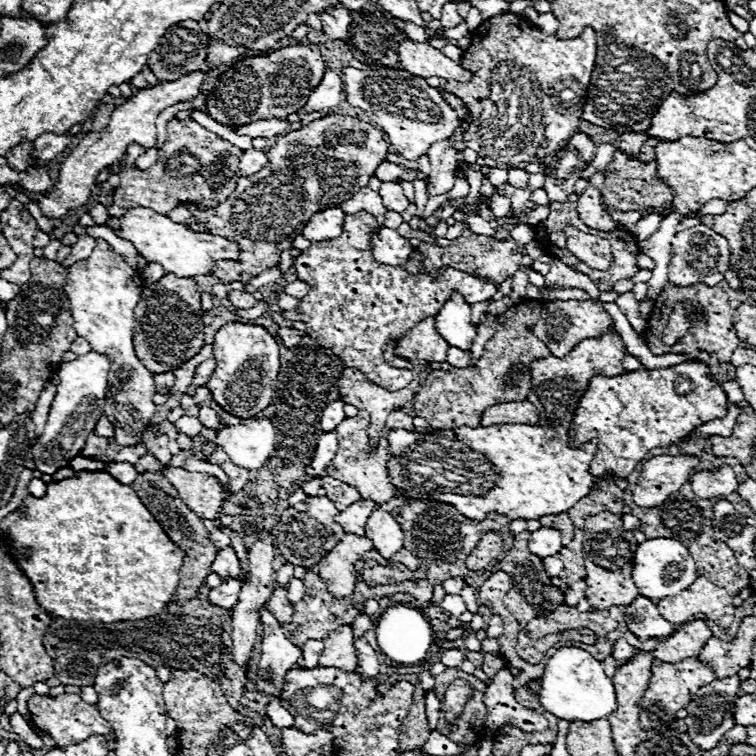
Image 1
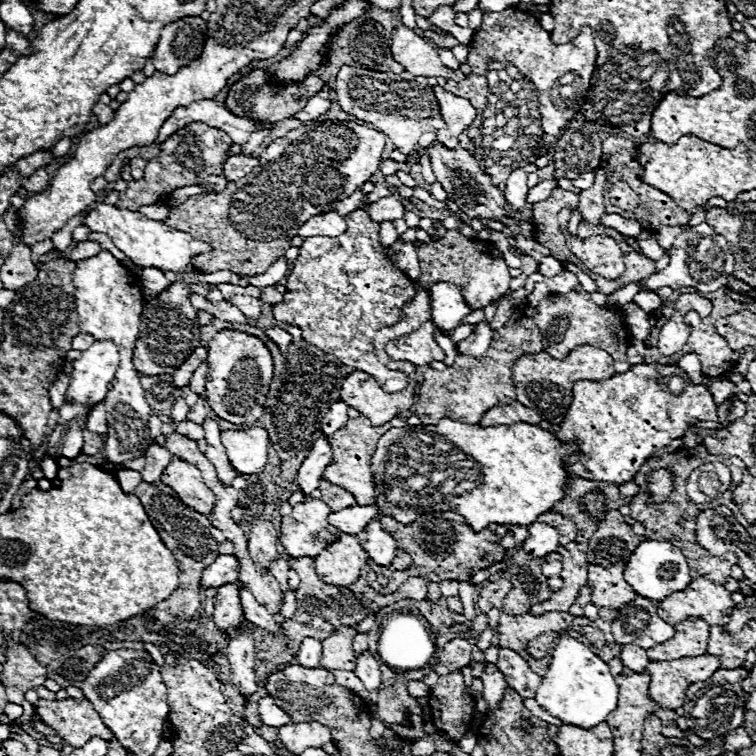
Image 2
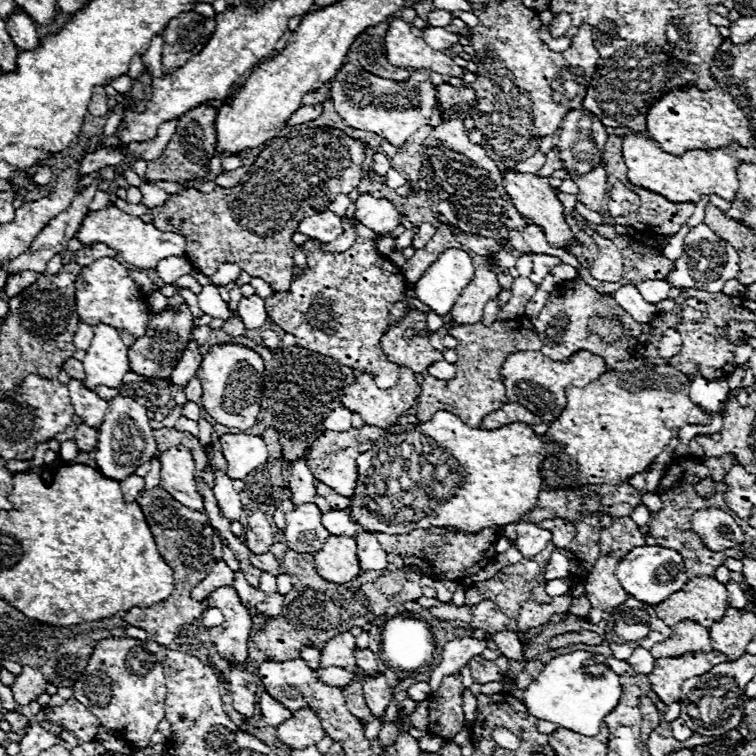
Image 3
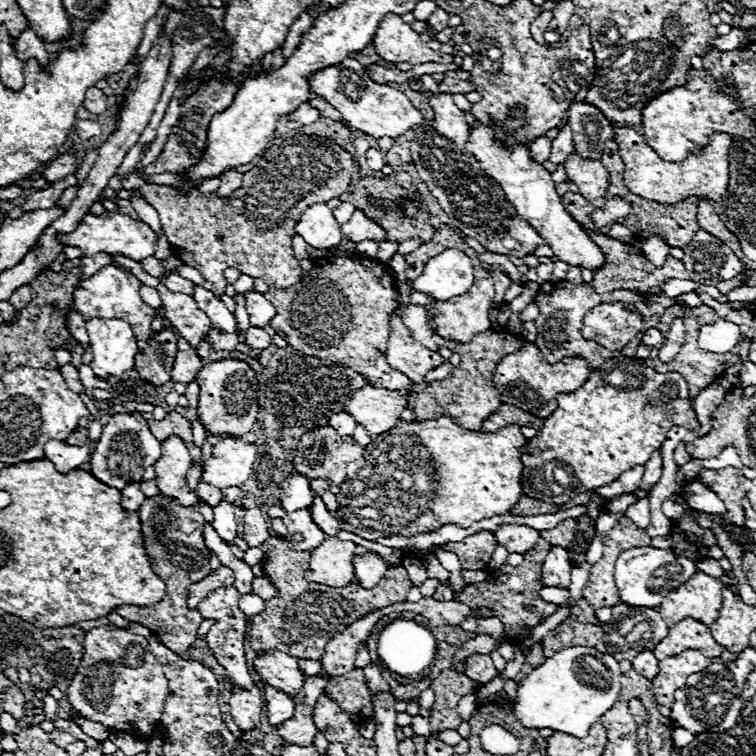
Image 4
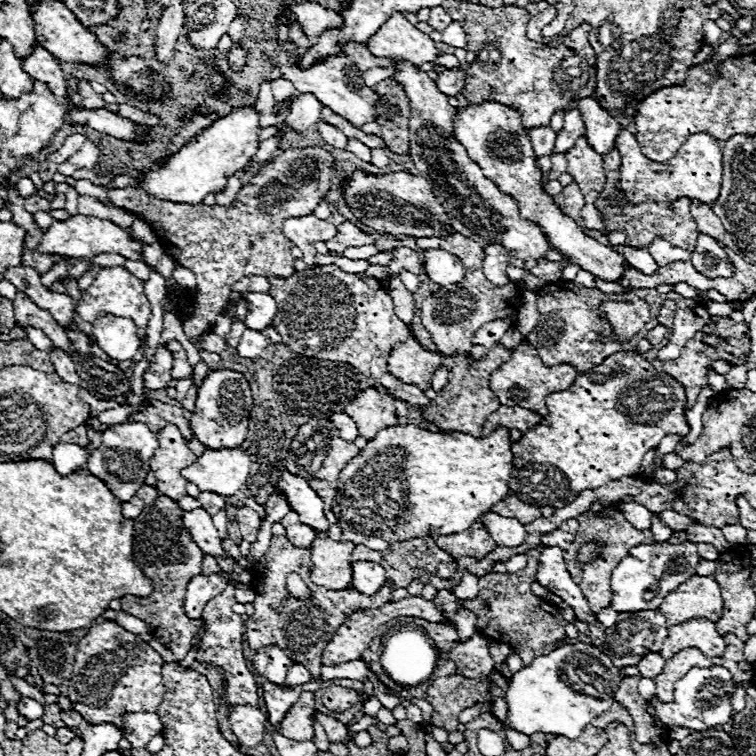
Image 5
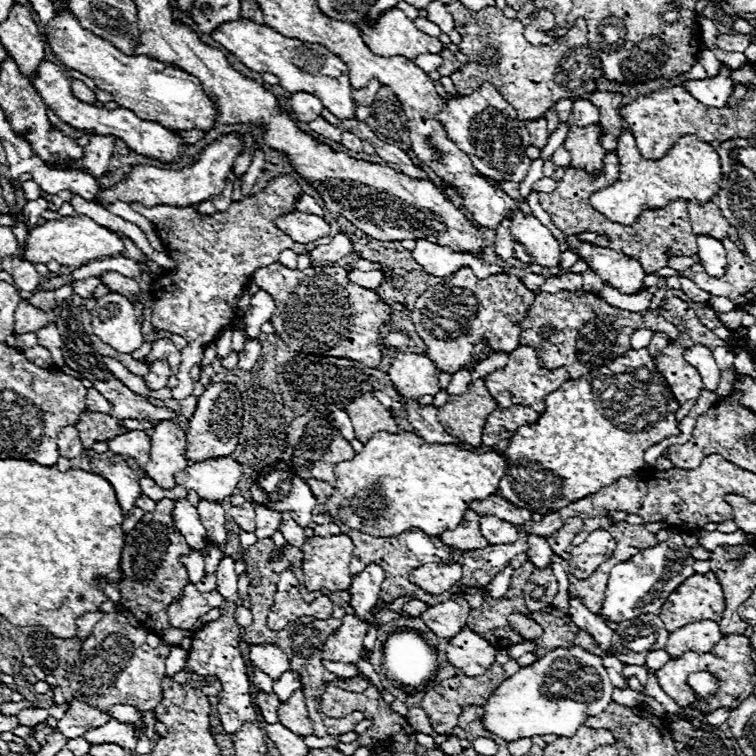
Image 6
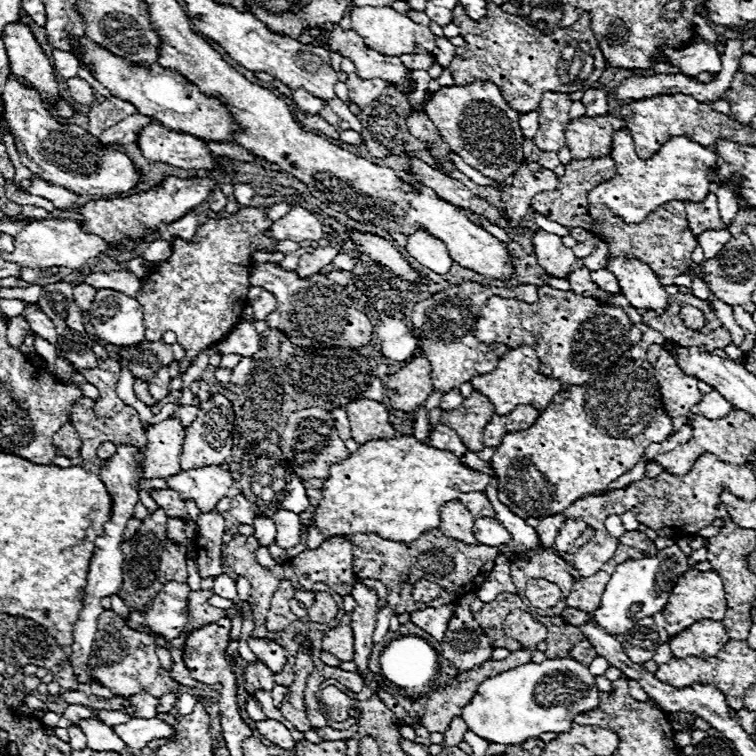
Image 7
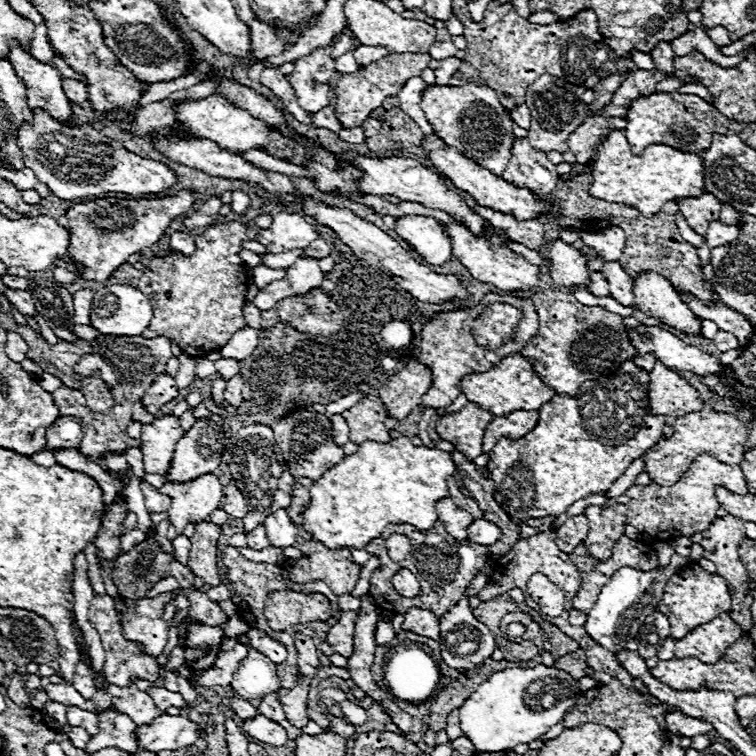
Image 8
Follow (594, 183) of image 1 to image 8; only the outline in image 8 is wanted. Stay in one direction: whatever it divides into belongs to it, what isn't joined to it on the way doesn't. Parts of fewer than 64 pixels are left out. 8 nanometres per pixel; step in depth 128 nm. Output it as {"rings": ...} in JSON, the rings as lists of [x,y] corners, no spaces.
{"rings":[[[590,116],[582,122],[582,126],[578,126],[578,130],[574,130],[574,134],[570,134],[570,150],[574,152],[576,156],[576,162],[578,164],[586,164],[594,158],[596,154],[596,146],[606,140],[606,136],[612,132],[612,130],[618,130],[618,128],[626,128],[626,120],[624,118],[596,118],[596,116]]]}

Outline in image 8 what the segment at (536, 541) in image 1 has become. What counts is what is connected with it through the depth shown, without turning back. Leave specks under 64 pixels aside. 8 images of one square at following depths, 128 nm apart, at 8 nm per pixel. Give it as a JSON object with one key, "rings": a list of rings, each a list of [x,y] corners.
{"rings":[[[480,518],[480,520],[474,520],[470,526],[468,526],[468,540],[470,542],[478,542],[482,546],[492,546],[494,542],[498,542],[500,538],[500,530],[496,524],[492,524],[490,520],[486,518]]]}

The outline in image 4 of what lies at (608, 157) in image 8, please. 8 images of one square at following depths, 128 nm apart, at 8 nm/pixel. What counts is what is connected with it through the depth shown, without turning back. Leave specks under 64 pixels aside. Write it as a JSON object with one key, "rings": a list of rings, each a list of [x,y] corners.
{"rings":[[[618,128],[614,136],[620,156],[624,160],[624,184],[632,194],[638,194],[648,200],[658,200],[662,204],[676,204],[680,200],[686,200],[690,196],[704,196],[710,200],[722,200],[726,198],[726,186],[728,186],[728,150],[734,140],[734,136],[718,132],[710,138],[710,144],[706,148],[694,150],[688,154],[682,162],[666,162],[662,160],[632,128]]]}

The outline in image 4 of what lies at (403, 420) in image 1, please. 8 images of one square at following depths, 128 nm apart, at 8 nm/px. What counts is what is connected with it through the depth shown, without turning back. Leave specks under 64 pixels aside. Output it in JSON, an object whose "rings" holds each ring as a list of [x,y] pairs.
{"rings":[[[324,426],[324,428],[318,428],[318,430],[312,430],[308,434],[304,434],[300,438],[300,450],[294,458],[294,468],[296,472],[308,476],[308,478],[322,478],[330,484],[330,488],[334,492],[340,490],[342,482],[346,480],[346,466],[360,458],[364,452],[364,446],[360,446],[358,442],[354,442],[352,436],[340,436],[334,428],[330,426]]]}

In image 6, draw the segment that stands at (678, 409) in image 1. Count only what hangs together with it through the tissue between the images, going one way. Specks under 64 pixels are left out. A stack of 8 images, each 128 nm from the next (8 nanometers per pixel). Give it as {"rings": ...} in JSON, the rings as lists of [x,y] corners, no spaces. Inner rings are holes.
{"rings":[[[646,348],[628,350],[622,358],[616,358],[608,366],[600,366],[598,382],[602,382],[598,394],[594,394],[594,382],[588,376],[564,382],[554,394],[544,398],[546,410],[540,414],[540,418],[534,424],[522,426],[510,438],[510,446],[504,452],[508,456],[506,476],[500,480],[500,494],[508,502],[540,514],[560,510],[578,498],[610,486],[622,476],[636,474],[640,468],[644,468],[644,452],[650,446],[680,434],[676,422],[676,410],[680,404]],[[630,422],[642,422],[642,430],[630,430]],[[508,470],[512,470],[514,482],[508,482]]]}

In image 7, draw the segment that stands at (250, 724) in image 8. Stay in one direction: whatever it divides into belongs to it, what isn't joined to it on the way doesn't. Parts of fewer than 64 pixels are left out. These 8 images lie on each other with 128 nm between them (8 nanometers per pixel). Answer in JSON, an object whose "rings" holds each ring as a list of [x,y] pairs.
{"rings":[[[268,718],[268,720],[262,720],[262,722],[256,722],[256,730],[258,730],[264,738],[268,738],[270,742],[274,742],[278,748],[294,750],[294,746],[296,746],[290,730],[288,730],[282,722],[278,722],[278,720]]]}

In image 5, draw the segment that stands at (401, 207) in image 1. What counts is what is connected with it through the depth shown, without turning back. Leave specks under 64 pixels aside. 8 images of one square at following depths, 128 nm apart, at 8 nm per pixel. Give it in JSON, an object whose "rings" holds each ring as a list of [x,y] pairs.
{"rings":[[[344,222],[338,226],[338,236],[332,238],[330,242],[326,242],[326,246],[330,250],[336,250],[336,252],[344,252],[344,248],[348,246],[366,246],[366,244],[374,244],[374,238],[366,232],[362,232],[356,224],[352,222]]]}

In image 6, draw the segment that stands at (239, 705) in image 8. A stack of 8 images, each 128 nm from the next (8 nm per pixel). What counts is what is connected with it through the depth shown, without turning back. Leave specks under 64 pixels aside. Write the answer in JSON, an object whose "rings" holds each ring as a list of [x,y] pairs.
{"rings":[[[258,692],[254,700],[256,700],[256,704],[258,704],[258,710],[262,712],[262,716],[264,716],[264,720],[266,720],[268,724],[274,724],[274,722],[278,722],[278,708],[280,708],[282,700],[280,700],[280,698],[278,698],[274,692],[270,692],[270,694]]]}

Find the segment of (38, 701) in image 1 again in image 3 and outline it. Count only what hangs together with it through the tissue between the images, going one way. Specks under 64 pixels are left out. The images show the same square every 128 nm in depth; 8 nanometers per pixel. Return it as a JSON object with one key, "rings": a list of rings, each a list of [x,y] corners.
{"rings":[[[66,700],[62,706],[54,706],[50,708],[48,704],[46,708],[46,716],[44,720],[52,726],[60,726],[68,732],[72,732],[78,738],[78,744],[82,742],[92,742],[100,730],[100,722],[98,718],[86,708],[82,706],[78,700]]]}

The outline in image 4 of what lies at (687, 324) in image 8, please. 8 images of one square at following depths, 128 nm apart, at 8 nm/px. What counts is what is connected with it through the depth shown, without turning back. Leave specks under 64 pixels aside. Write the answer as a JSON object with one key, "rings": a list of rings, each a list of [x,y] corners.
{"rings":[[[476,124],[470,132],[468,150],[478,158],[482,170],[486,170],[486,174],[490,174],[502,186],[506,198],[512,202],[512,206],[516,206],[518,218],[530,222],[530,226],[538,230],[538,234],[550,246],[554,256],[558,256],[558,260],[568,262],[570,266],[584,266],[588,270],[596,270],[604,264],[602,250],[584,234],[582,226],[566,212],[560,196],[554,190],[550,172],[542,164],[530,160],[530,150],[526,146],[518,146],[510,152],[502,144],[494,142],[492,126]]]}

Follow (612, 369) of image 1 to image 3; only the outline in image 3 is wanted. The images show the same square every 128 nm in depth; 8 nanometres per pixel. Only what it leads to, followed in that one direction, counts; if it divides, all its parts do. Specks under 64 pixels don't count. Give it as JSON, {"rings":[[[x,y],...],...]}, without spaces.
{"rings":[[[588,350],[572,354],[566,362],[550,360],[542,352],[516,352],[506,358],[500,374],[510,402],[518,402],[520,406],[526,406],[532,414],[538,414],[544,422],[554,422],[566,408],[566,394],[564,394],[566,386],[572,384],[584,388],[586,384],[594,382],[594,378],[602,376],[606,370],[608,368],[604,358]]]}

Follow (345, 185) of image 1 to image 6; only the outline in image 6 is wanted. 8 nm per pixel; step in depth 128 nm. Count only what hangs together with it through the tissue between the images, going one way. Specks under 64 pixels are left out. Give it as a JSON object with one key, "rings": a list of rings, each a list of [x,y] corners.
{"rings":[[[278,176],[272,178],[268,182],[268,186],[264,190],[260,190],[258,194],[252,194],[248,198],[242,198],[238,202],[234,202],[230,206],[230,210],[226,212],[214,212],[214,214],[200,214],[198,206],[186,206],[186,208],[174,208],[174,206],[138,206],[138,204],[130,204],[132,210],[136,210],[138,214],[142,214],[144,218],[148,218],[164,248],[166,254],[176,260],[176,264],[180,266],[178,272],[164,272],[160,278],[156,278],[152,282],[152,324],[158,328],[164,328],[172,334],[178,334],[182,338],[188,340],[188,346],[182,350],[182,364],[180,364],[180,372],[178,376],[178,384],[172,388],[172,396],[176,400],[186,398],[188,394],[192,394],[192,378],[190,378],[190,368],[196,362],[202,362],[202,354],[200,354],[200,346],[210,344],[224,326],[228,326],[234,318],[236,318],[236,298],[242,294],[242,286],[246,286],[246,282],[252,280],[254,270],[258,270],[258,266],[268,266],[270,262],[278,262],[278,256],[282,250],[286,248],[294,248],[294,240],[286,234],[282,234],[282,230],[276,228],[276,220],[282,214],[288,214],[290,210],[296,210],[296,198],[304,194],[300,184],[292,178],[292,176]]]}

